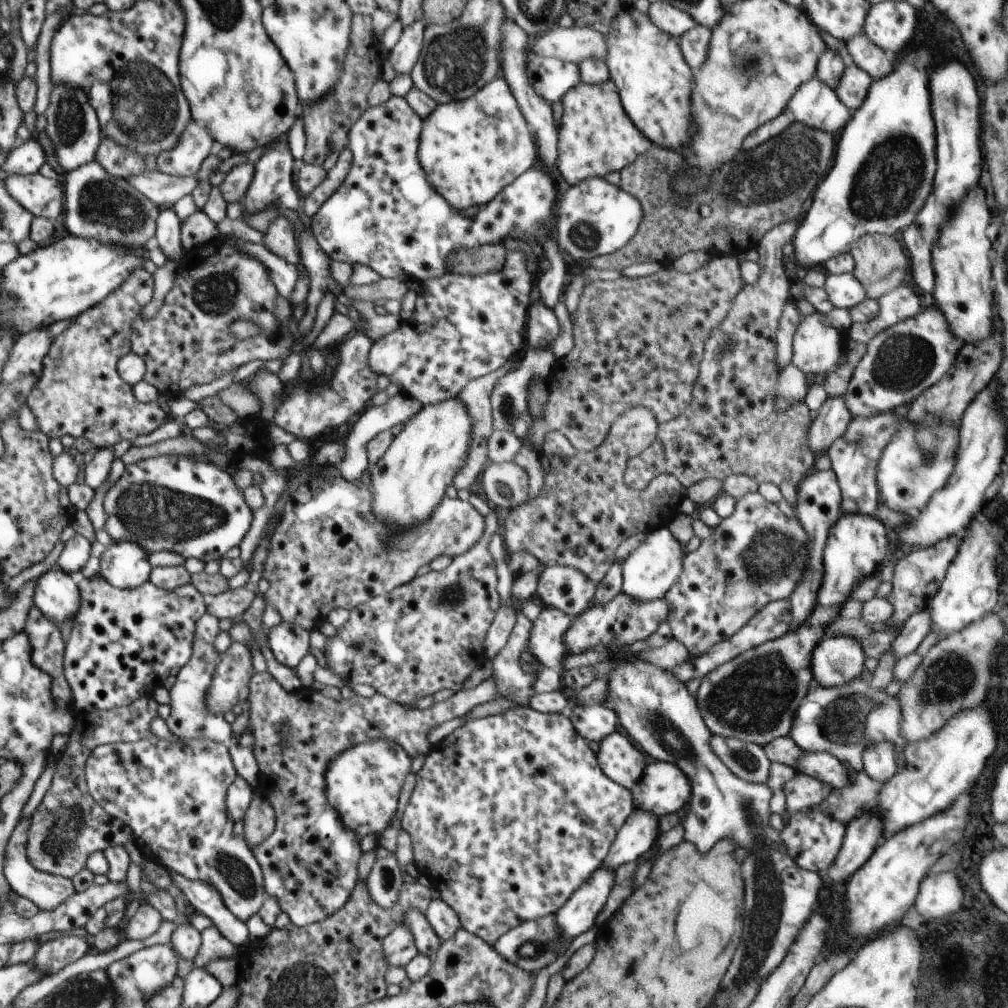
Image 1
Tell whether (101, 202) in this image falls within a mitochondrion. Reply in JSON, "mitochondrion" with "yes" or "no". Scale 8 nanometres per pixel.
{"mitochondrion":"yes"}

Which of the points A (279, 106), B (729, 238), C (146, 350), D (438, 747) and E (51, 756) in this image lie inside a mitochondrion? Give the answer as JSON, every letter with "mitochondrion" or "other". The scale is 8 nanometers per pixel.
{"A":"mitochondrion","B":"other","C":"other","D":"other","E":"other"}

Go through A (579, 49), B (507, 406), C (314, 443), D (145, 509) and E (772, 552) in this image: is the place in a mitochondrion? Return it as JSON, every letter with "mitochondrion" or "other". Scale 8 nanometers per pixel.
{"A":"other","B":"mitochondrion","C":"other","D":"mitochondrion","E":"mitochondrion"}

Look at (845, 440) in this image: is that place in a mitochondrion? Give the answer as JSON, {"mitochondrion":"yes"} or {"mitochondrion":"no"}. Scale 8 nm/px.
{"mitochondrion":"no"}

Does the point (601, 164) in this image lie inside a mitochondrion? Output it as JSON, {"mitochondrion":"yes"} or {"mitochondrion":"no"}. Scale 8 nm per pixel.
{"mitochondrion":"no"}

